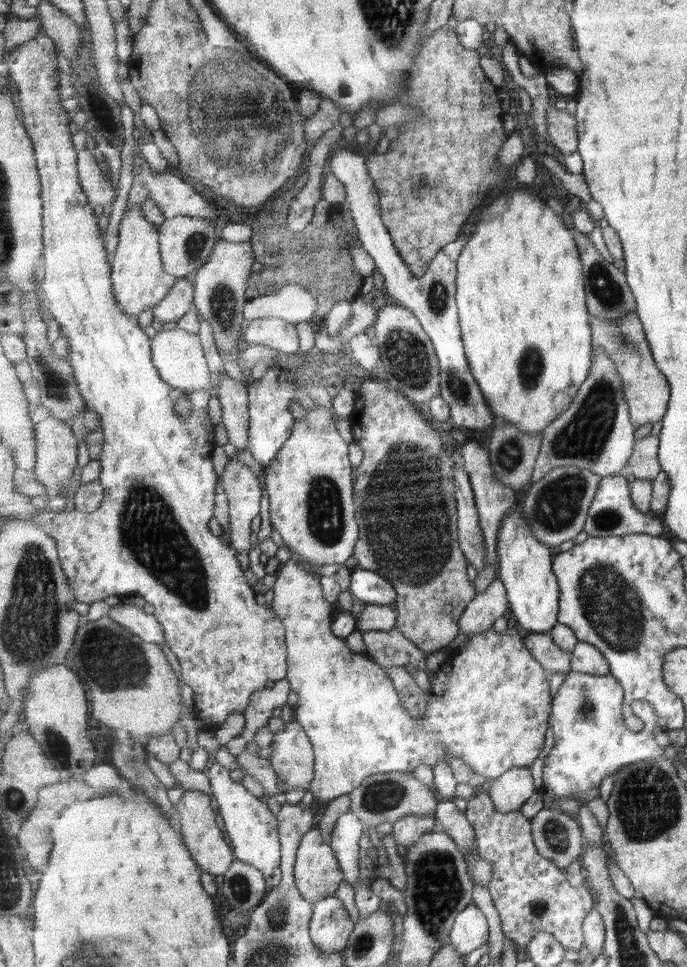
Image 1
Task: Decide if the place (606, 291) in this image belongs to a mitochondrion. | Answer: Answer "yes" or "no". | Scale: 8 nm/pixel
yes

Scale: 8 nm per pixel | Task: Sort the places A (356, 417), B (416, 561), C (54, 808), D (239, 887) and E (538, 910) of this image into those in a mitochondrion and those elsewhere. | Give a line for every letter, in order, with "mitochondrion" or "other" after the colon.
A: other
B: mitochondrion
C: other
D: mitochondrion
E: mitochondrion

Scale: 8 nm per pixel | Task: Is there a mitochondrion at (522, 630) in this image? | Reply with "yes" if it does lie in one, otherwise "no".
no

